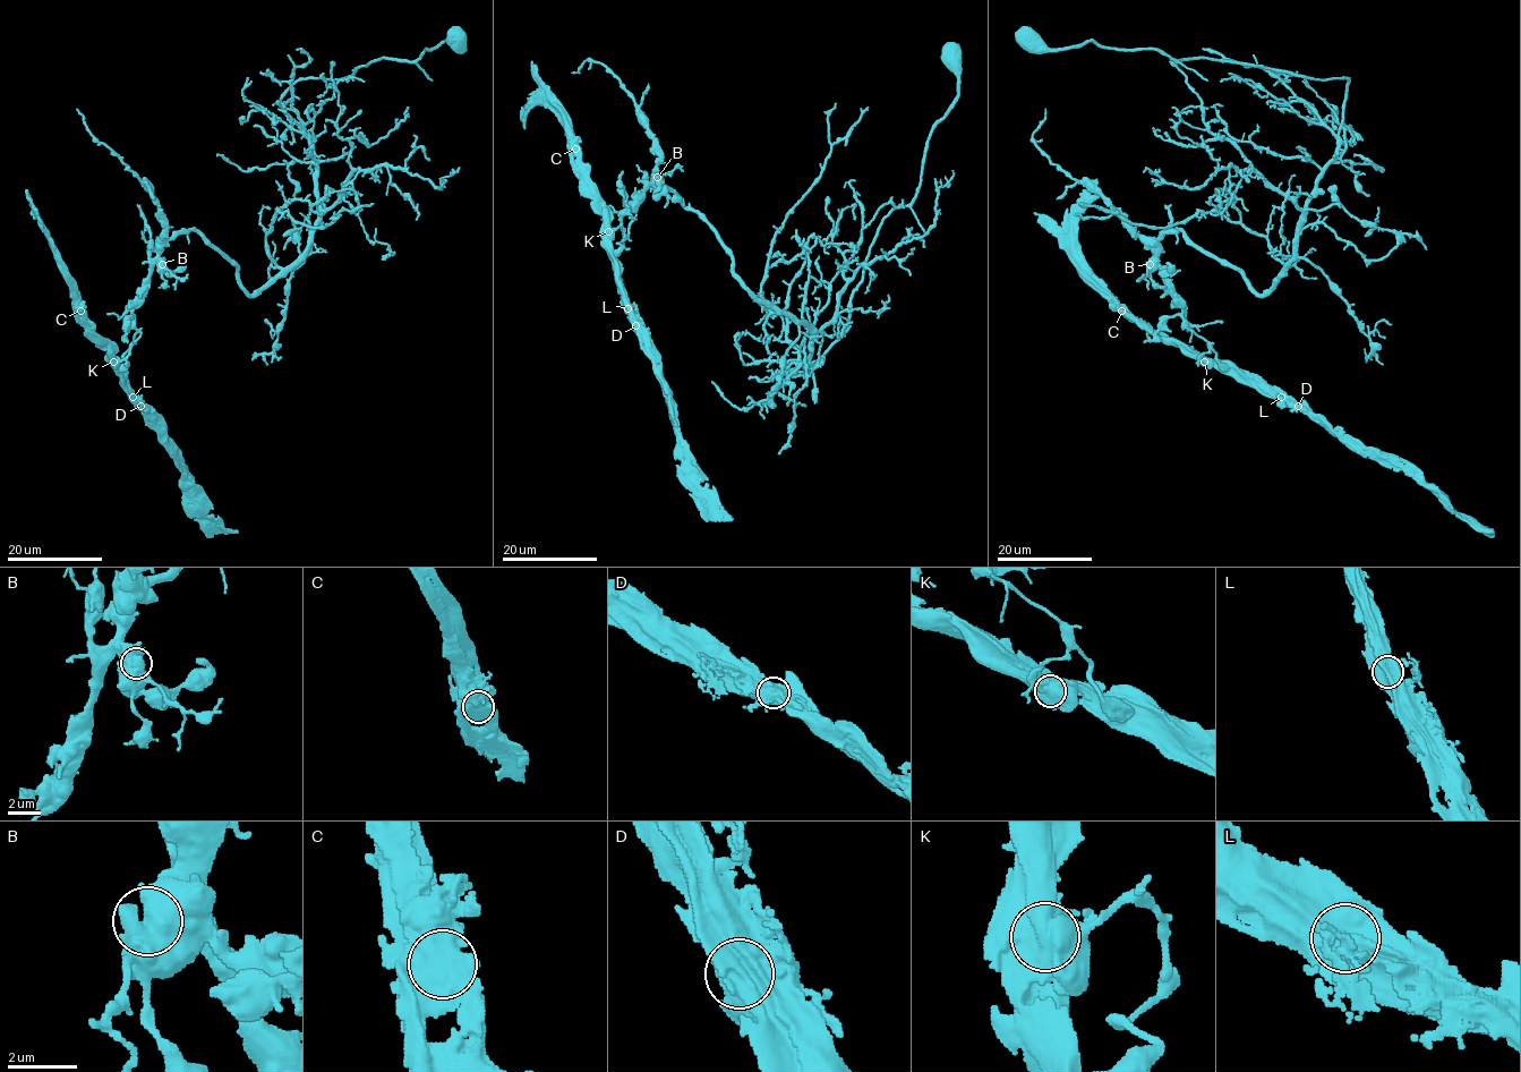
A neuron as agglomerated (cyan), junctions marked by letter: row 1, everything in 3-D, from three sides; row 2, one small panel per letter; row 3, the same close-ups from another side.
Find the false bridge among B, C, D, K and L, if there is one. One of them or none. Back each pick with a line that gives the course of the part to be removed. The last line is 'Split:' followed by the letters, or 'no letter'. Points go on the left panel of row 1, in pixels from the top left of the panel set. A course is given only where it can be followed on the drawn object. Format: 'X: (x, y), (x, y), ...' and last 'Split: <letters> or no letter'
K: (112, 363), (178, 454), (195, 503), (224, 528), (236, 532)
Split: K

